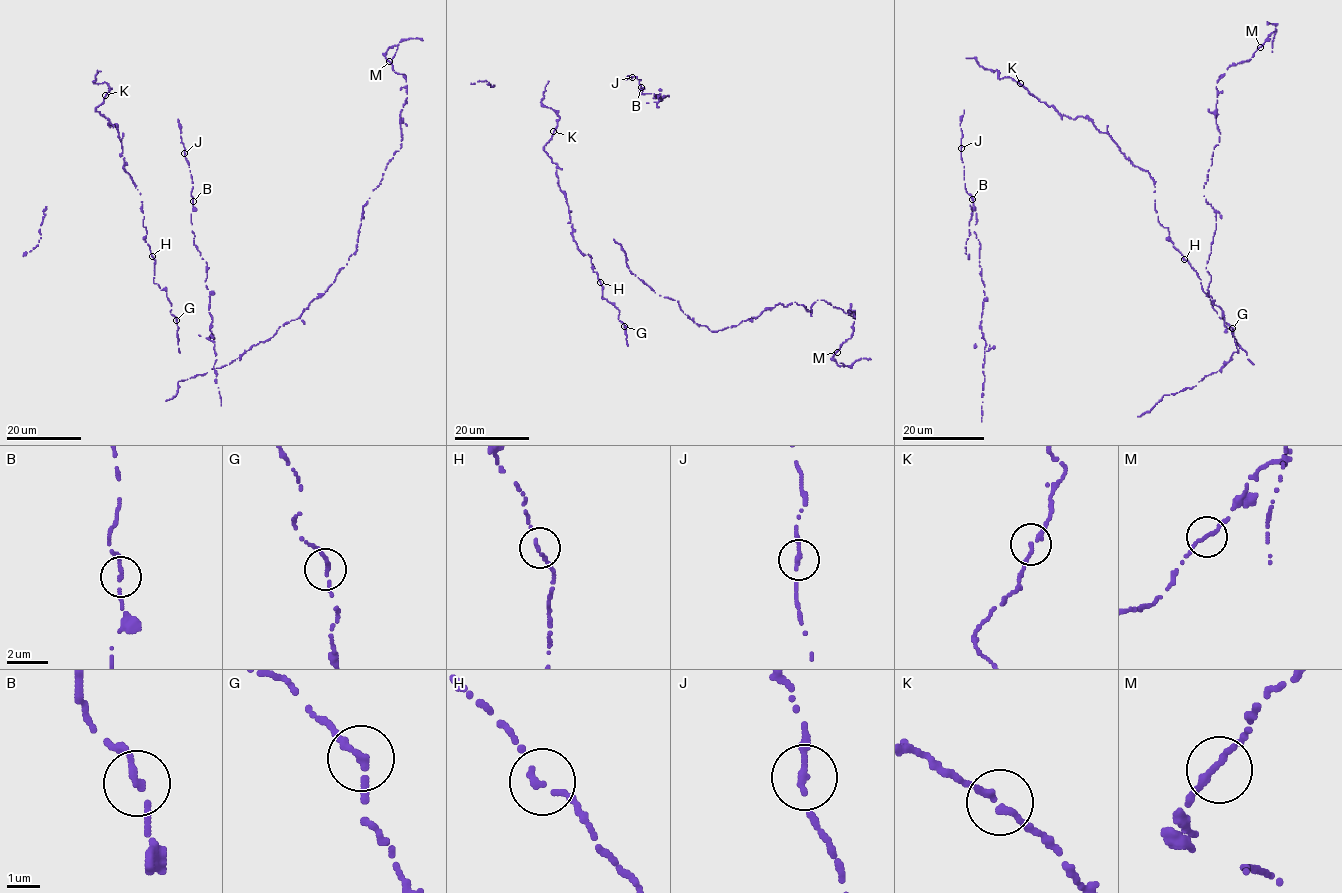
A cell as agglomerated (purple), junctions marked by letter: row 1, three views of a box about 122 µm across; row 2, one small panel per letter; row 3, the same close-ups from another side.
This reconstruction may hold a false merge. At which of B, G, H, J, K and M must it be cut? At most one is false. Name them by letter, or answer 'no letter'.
no letter

